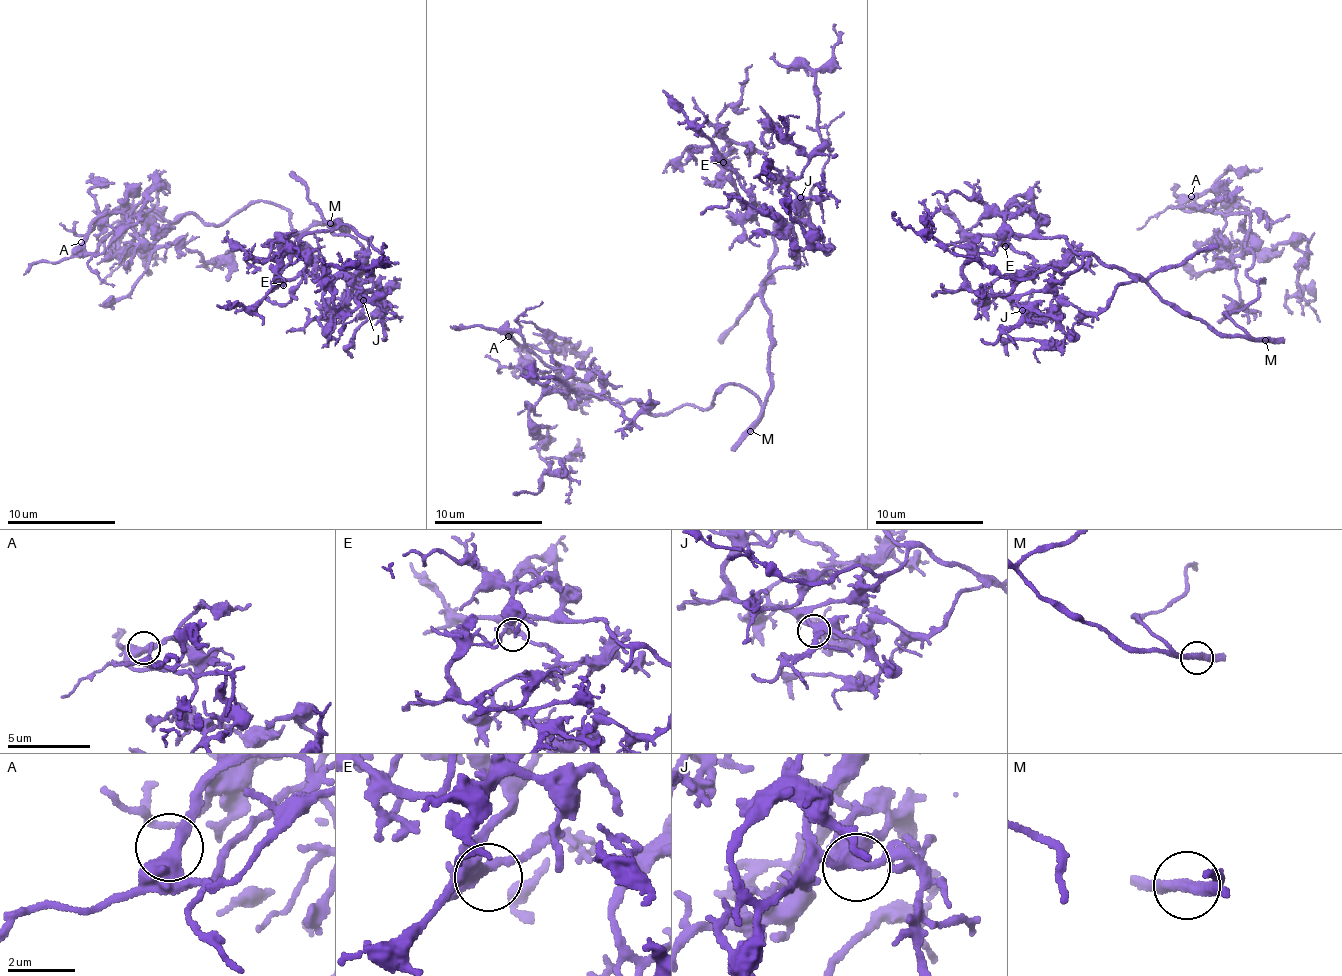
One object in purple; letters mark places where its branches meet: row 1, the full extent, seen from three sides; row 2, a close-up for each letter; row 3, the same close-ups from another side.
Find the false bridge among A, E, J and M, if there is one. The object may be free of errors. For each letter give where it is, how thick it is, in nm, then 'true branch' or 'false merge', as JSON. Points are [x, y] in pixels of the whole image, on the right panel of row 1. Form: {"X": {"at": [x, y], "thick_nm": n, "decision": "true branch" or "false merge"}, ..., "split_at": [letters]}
{"A": {"at": [1191, 196], "thick_nm": 380, "decision": "true branch"}, "E": {"at": [1005, 246], "thick_nm": 320, "decision": "true branch"}, "J": {"at": [1022, 310], "thick_nm": 360, "decision": "true branch"}, "M": {"at": [1265, 340], "thick_nm": 340, "decision": "true branch"}, "split_at": []}

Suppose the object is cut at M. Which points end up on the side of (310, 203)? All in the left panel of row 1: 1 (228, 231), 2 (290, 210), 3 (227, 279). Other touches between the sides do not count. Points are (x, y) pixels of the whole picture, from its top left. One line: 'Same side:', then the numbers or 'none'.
Same side: 1

